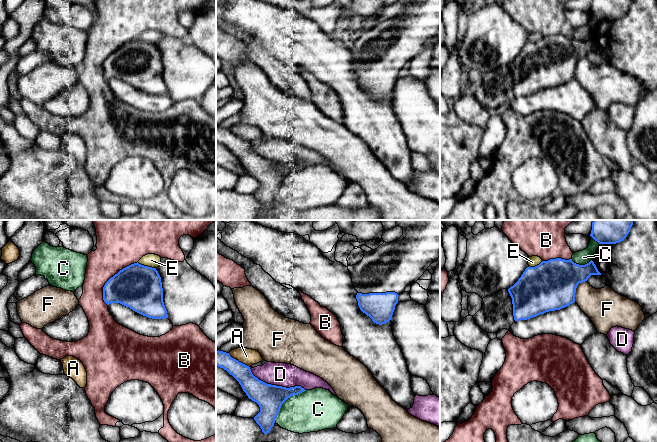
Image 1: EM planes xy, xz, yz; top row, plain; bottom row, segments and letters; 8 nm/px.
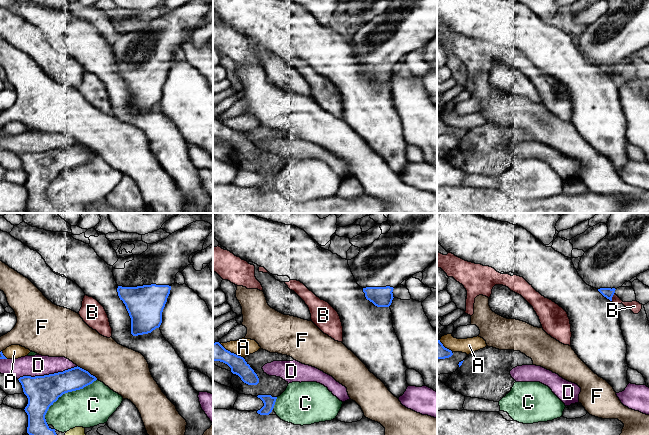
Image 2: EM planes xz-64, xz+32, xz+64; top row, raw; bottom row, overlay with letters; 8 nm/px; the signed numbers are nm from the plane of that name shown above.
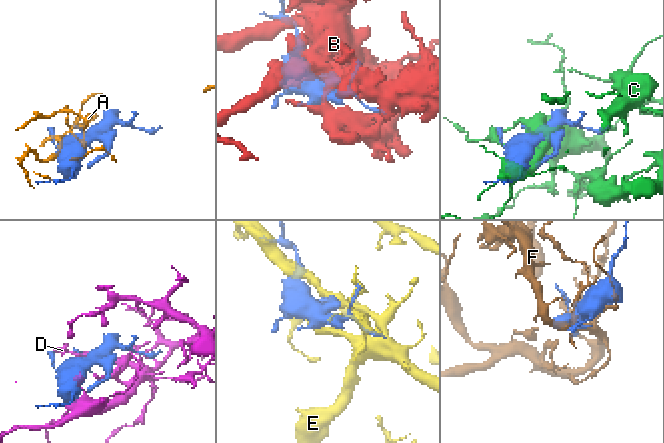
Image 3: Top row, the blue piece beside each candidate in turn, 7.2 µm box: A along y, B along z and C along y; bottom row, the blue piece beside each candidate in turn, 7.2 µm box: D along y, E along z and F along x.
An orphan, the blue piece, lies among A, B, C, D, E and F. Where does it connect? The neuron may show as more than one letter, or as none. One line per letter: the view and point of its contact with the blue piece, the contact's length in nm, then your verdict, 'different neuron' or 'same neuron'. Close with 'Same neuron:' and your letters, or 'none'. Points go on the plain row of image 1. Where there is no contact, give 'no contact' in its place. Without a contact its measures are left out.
A: meets blue in xz at (238, 137); contact 200 nm long; different neuron
B: meets blue in xy at (110, 54); contact 440 nm long; different neuron
C: meets blue in xz at (285, 176); contact 360 nm long; different neuron
D: meets blue in xz at (275, 161); contact 500 nm long; different neuron
E: meets blue in xy at (146, 42); contact 160 nm long; different neuron
F: meets blue in yz at (575, 65); contact 200 nm long; different neuron
Same neuron: none

